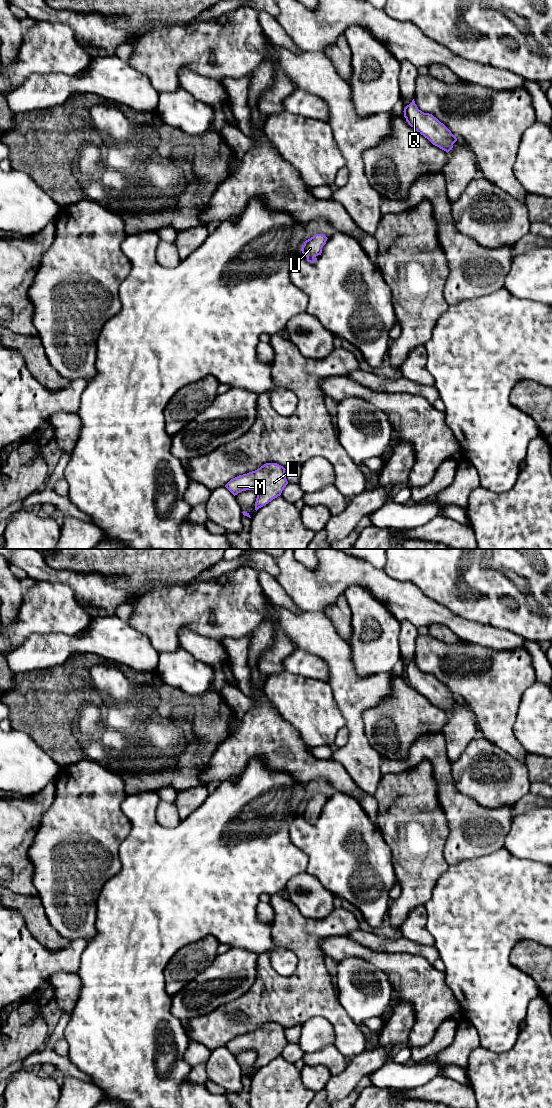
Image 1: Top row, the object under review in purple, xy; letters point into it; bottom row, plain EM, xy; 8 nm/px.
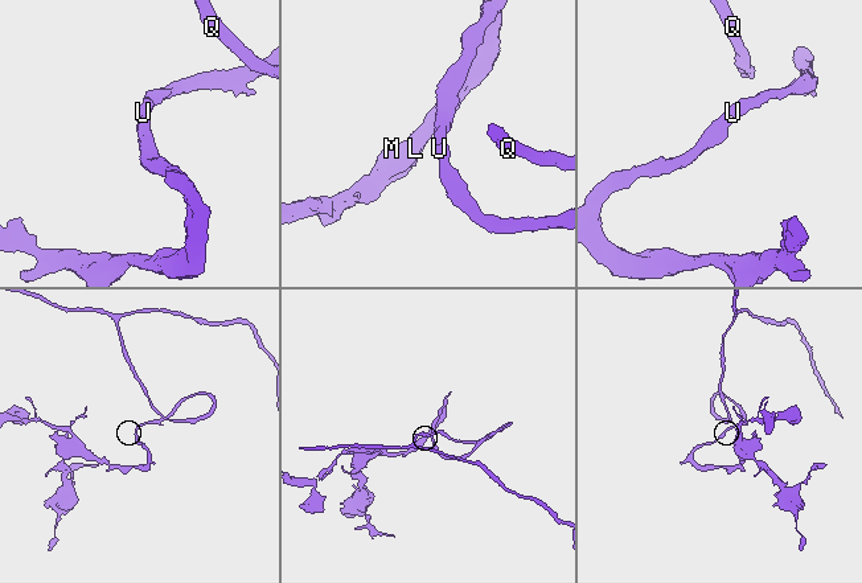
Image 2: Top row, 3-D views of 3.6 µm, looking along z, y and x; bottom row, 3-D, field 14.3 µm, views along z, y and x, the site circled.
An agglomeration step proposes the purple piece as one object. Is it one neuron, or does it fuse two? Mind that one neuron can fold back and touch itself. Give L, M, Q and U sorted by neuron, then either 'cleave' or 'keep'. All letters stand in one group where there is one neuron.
groups L M Q U; keep

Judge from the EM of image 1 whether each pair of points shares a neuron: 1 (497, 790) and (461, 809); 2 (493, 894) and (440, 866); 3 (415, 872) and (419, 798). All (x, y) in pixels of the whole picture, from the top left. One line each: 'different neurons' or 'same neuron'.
1: different neurons
2: different neurons
3: same neuron

